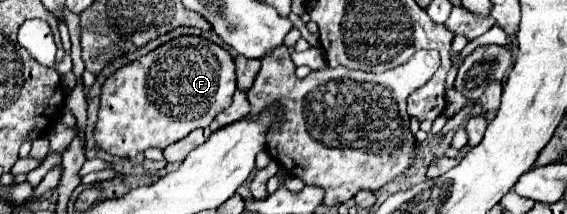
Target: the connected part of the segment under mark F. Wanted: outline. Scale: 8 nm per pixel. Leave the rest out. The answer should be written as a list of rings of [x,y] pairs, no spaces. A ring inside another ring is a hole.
[[[180,36],[172,42],[156,48],[144,58],[120,68],[106,84],[102,86],[102,102],[96,124],[96,144],[114,156],[134,158],[148,148],[160,148],[182,140],[196,128],[206,128],[222,110],[226,110],[232,102],[232,94],[236,92],[236,66],[232,56],[200,36]]]

